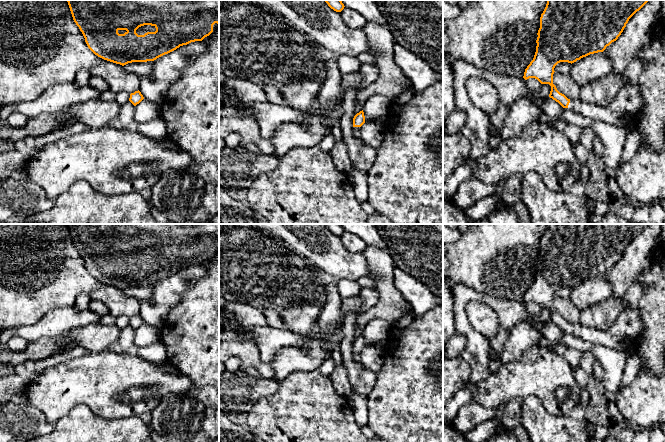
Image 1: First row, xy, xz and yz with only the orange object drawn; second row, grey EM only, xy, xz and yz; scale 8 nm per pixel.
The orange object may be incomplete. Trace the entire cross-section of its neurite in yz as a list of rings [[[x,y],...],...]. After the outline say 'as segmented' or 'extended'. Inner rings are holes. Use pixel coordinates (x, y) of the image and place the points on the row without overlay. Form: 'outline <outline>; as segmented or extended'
outline [[[547,224],[540,241],[540,252],[536,264],[536,276],[527,290],[523,302],[537,303],[541,308],[549,308],[549,321],[563,332],[568,332],[582,340],[607,346],[612,349],[629,351],[632,340],[641,332],[643,320],[641,310],[636,306],[623,311],[607,331],[572,325],[560,317],[553,308],[555,290],[560,286],[574,287],[590,278],[603,276],[616,265],[623,256],[629,243],[649,224]]]; extended

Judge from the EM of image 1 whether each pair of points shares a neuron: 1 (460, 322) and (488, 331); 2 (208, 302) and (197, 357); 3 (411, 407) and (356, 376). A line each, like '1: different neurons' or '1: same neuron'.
1: different neurons
2: same neuron
3: different neurons

